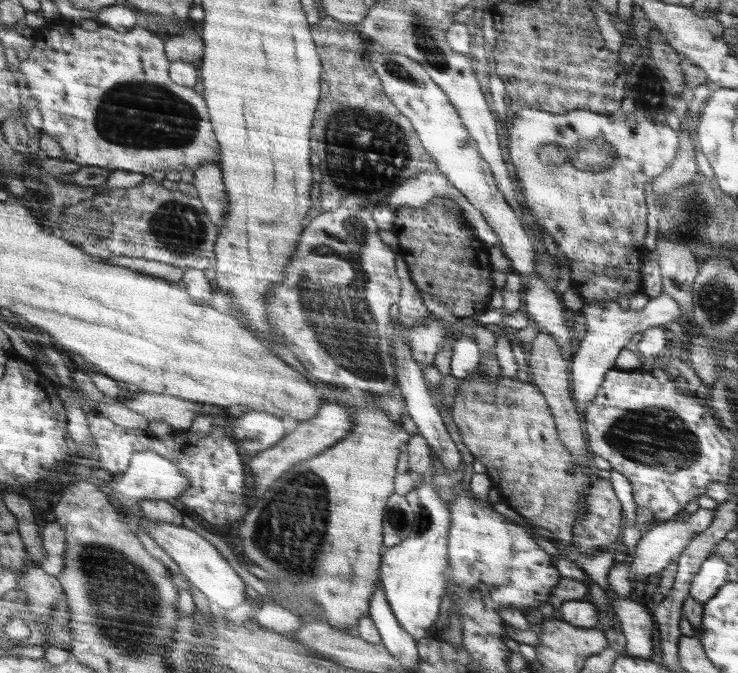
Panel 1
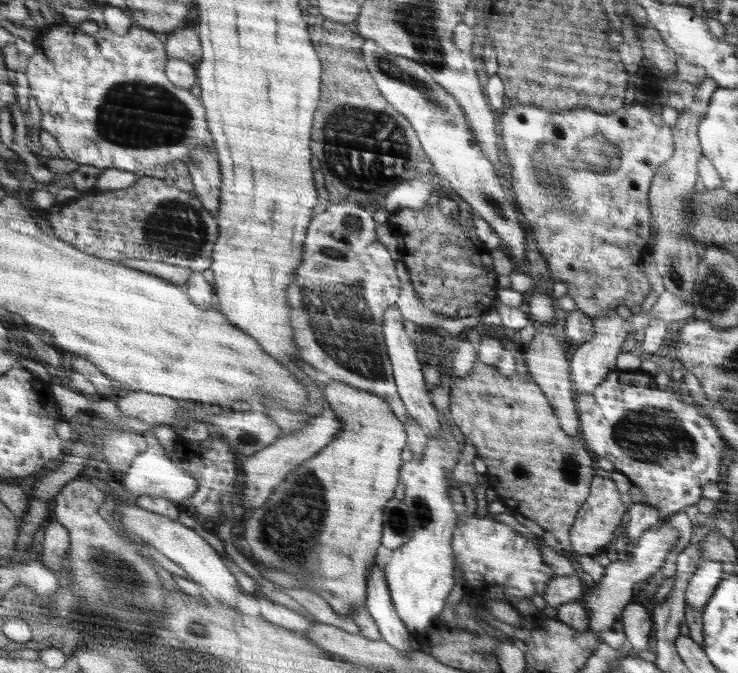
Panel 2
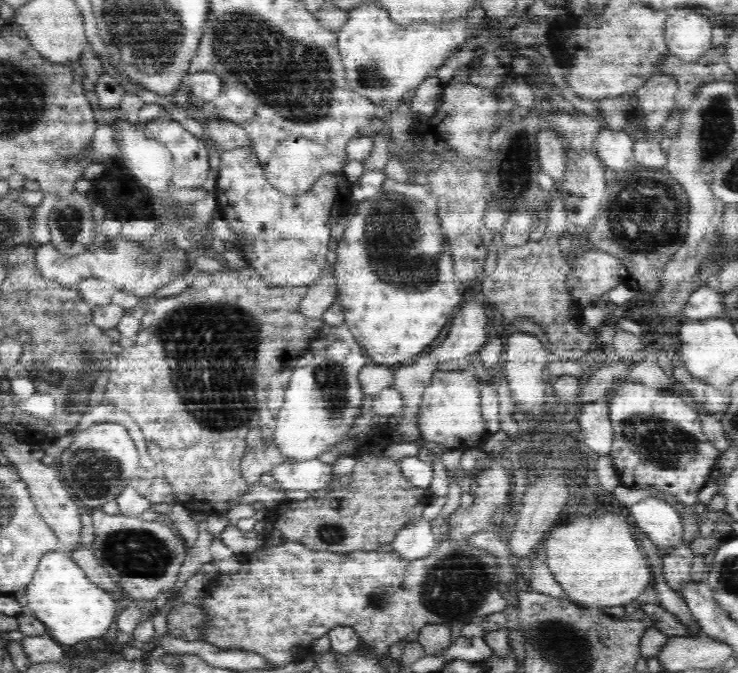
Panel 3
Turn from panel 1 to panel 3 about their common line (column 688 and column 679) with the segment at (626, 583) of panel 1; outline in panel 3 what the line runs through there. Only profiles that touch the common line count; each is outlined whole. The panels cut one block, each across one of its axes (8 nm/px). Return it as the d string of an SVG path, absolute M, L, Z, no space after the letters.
M646 497L641 502L630 506L629 511L634 519L634 525L640 527L653 548L659 552L662 559L666 554L680 546L684 538L684 523L682 516L667 502Z

